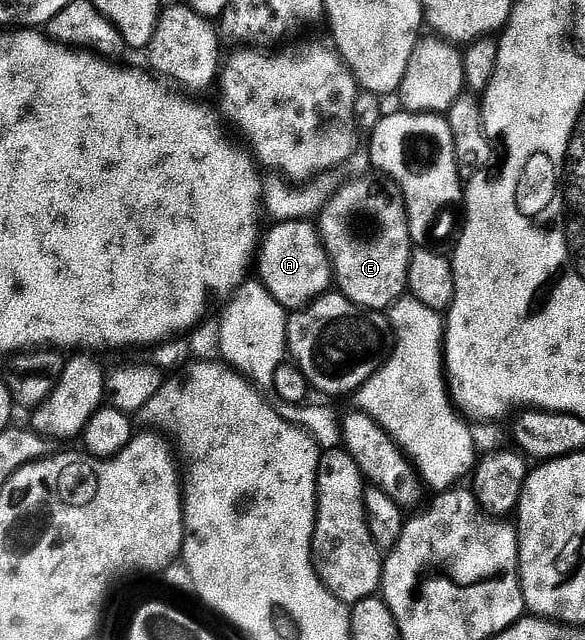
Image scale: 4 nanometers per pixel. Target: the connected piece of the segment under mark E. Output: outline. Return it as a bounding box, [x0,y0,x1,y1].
[319,177,415,312]

